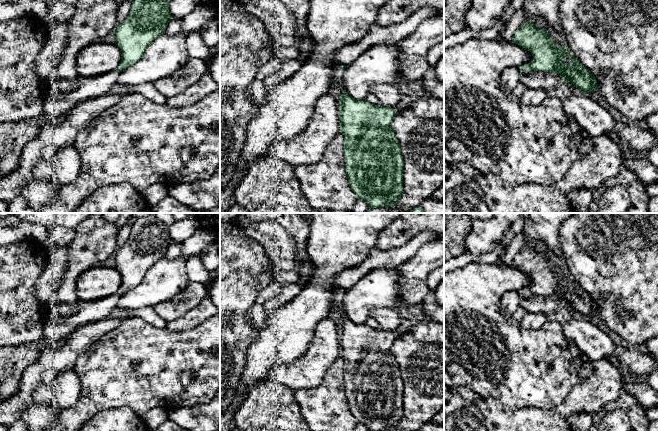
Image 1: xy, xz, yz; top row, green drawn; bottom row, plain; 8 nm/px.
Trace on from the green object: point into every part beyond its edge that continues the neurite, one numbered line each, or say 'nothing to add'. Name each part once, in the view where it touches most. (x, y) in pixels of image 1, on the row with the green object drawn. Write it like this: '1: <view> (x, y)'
1: xz (337, 67)

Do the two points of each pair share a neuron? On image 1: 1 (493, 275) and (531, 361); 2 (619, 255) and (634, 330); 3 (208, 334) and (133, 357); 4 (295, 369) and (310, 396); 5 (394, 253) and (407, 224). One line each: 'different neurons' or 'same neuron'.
1: same neuron
2: same neuron
3: same neuron
4: different neurons
5: different neurons

